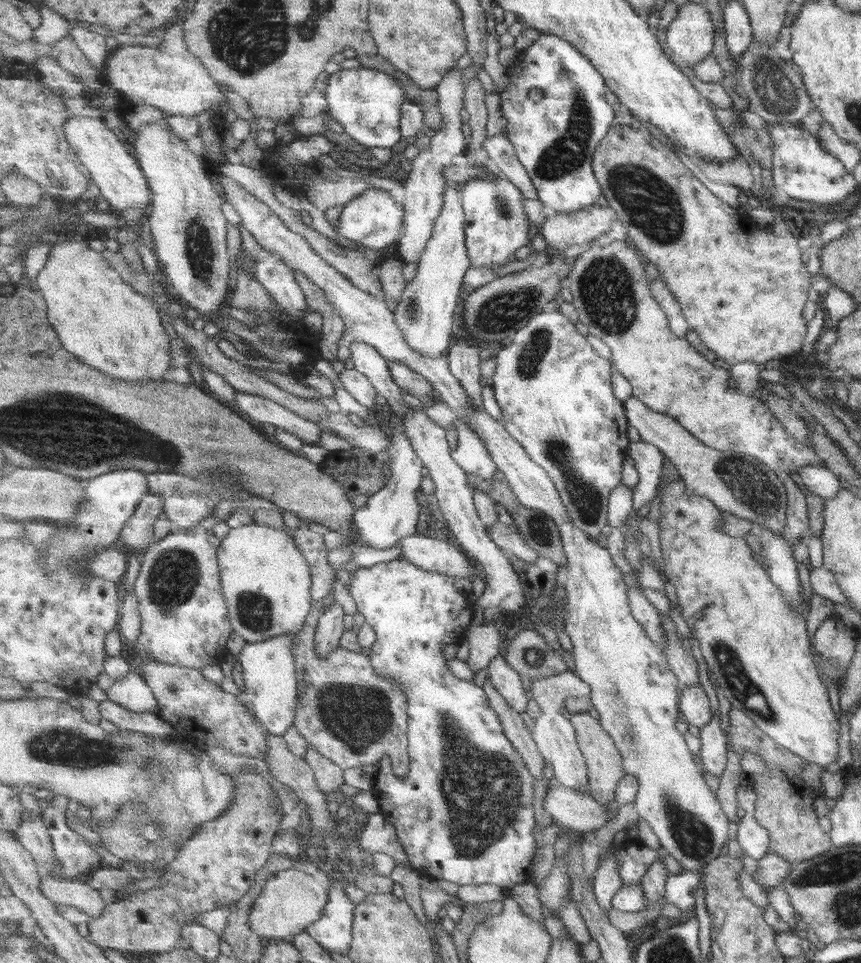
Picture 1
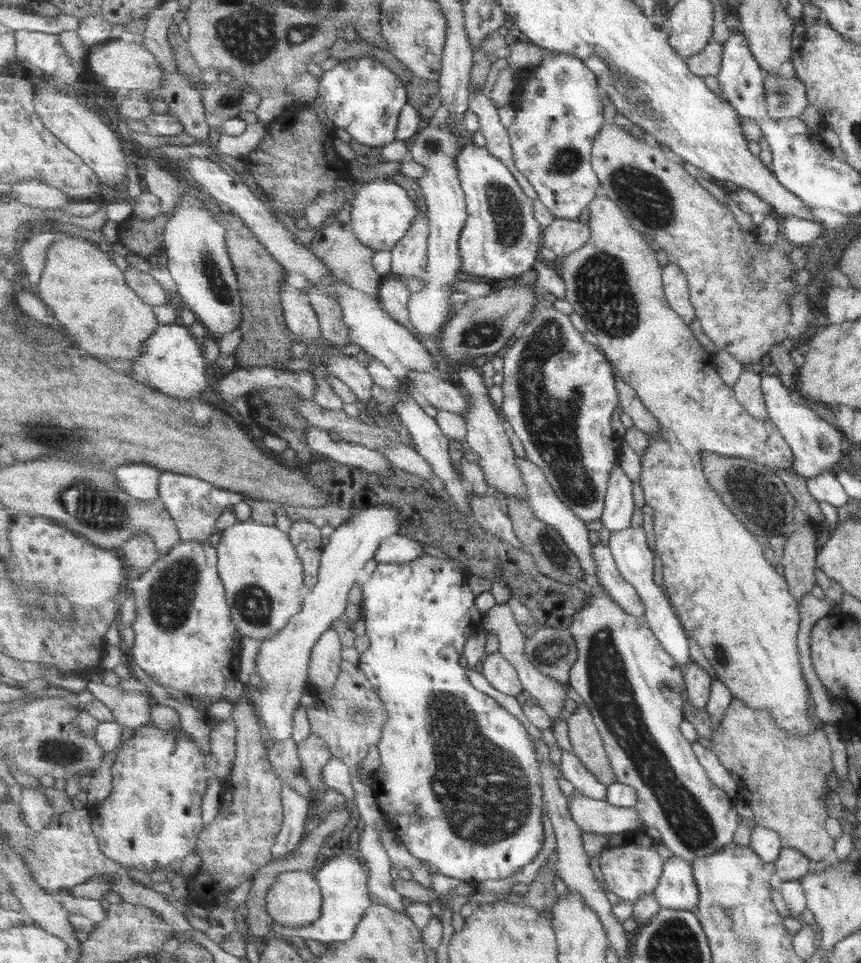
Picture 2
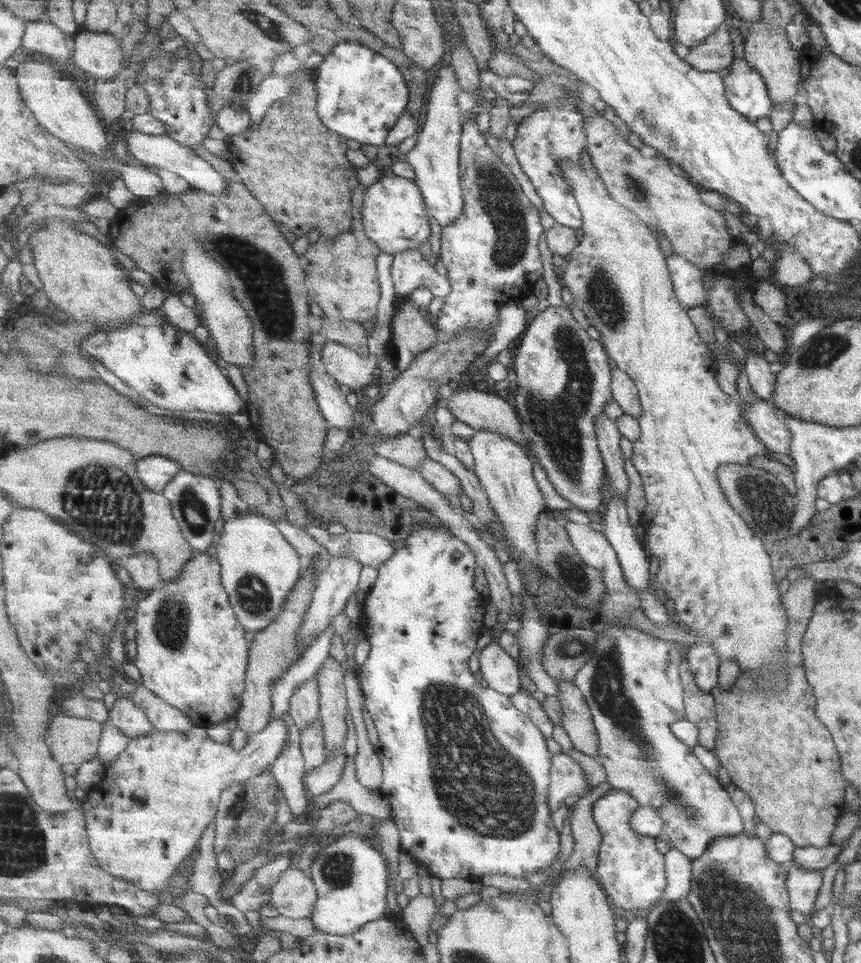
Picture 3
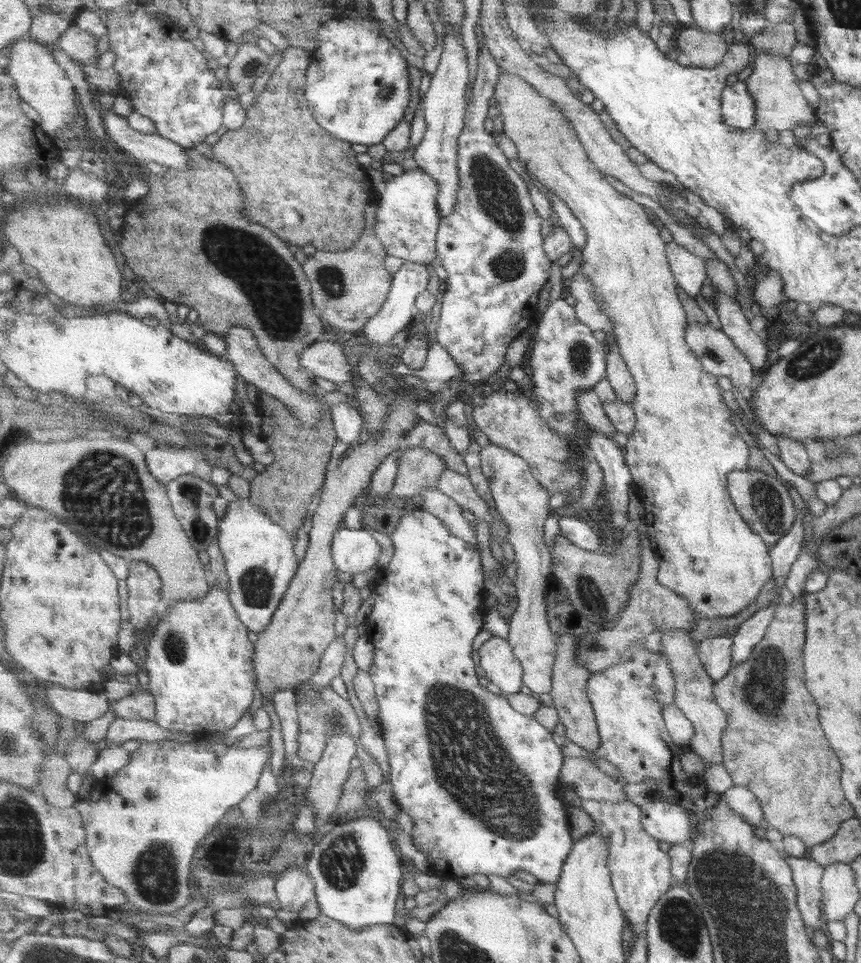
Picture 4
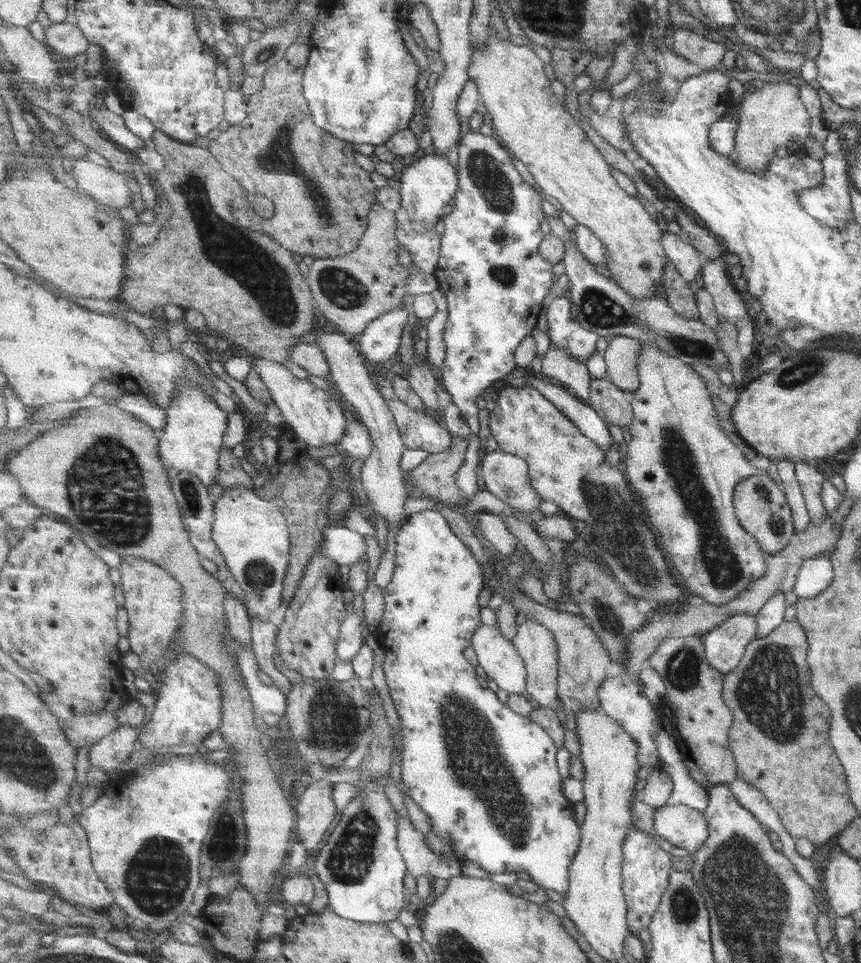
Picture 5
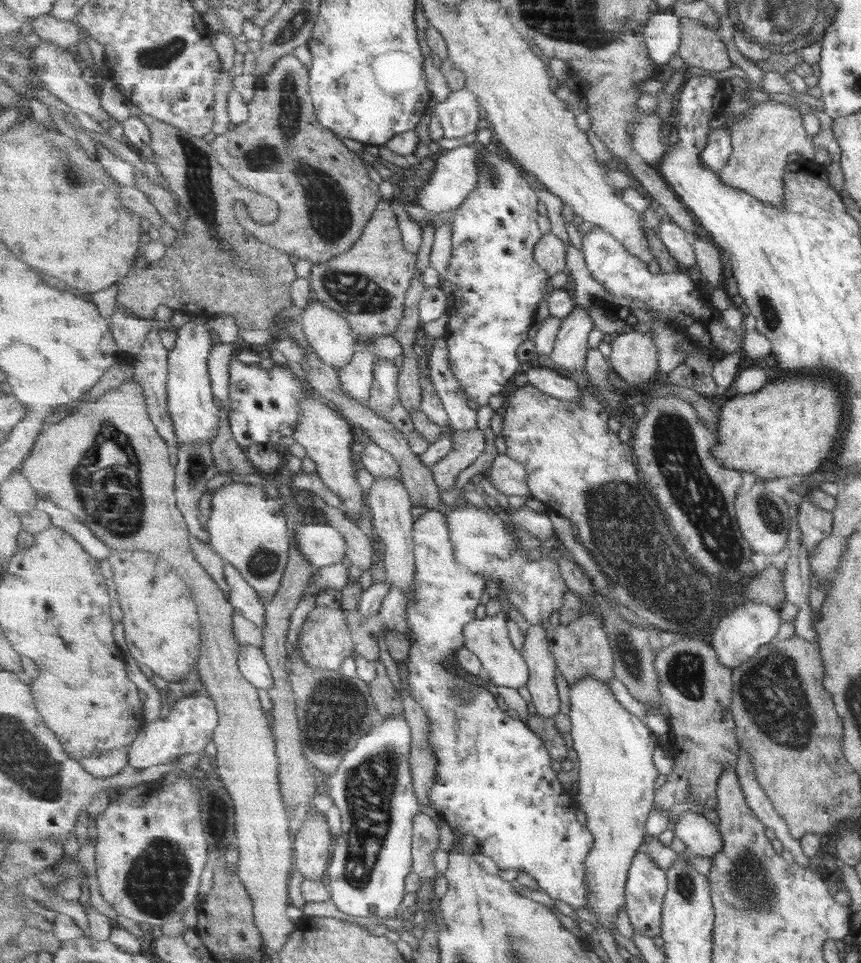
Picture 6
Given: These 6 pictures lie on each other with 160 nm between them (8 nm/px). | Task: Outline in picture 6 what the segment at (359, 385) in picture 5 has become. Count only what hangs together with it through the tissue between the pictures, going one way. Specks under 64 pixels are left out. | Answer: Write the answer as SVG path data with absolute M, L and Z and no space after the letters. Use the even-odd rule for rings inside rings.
M314 297L299 321L309 344L324 363L337 370L346 367L355 352L357 335L334 308ZM375 478L365 500L372 514L373 531L384 543L383 559L386 577L389 578L393 586L399 587L402 593L414 590L416 556L411 508L415 504L411 500L410 492L399 478Z

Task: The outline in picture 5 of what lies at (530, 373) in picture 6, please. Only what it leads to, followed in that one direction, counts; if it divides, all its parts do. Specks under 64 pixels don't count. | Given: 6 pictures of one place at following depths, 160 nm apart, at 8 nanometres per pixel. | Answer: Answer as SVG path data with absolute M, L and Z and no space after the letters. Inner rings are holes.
M527 375L527 384L539 389L547 400L556 404L591 440L594 440L606 453L613 444L613 436L607 430L604 418L575 393L571 394L562 385L556 386L534 376Z

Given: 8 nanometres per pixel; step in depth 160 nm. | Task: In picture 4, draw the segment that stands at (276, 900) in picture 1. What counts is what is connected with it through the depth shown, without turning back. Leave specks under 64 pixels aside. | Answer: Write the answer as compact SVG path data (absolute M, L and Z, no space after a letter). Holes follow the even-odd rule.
M289 869L278 878L276 894L283 910L300 913L313 899L317 899L316 884L303 869Z

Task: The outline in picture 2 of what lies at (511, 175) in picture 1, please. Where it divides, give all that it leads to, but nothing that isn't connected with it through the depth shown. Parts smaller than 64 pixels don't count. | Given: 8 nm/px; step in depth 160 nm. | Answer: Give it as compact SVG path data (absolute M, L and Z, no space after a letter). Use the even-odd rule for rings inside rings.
M471 86L469 102L470 114L475 117L479 131L485 136L486 149L495 158L502 160L507 168L511 169L515 179L533 201L538 200L536 189L517 168L508 128L501 124L499 112L497 112L498 108L494 105L492 98L487 98L482 93L473 93L473 86Z

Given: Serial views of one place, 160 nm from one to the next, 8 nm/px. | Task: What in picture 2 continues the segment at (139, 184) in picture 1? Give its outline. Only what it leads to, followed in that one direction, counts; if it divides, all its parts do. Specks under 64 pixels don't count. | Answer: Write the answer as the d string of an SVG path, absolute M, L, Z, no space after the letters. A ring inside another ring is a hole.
M47 79L34 86L35 110L39 112L43 124L55 133L71 150L82 156L88 165L97 173L104 187L112 187L116 191L125 191L127 186L127 156L123 151L121 139L111 130L105 118L91 106L84 107L77 97L63 94L54 84L49 84Z

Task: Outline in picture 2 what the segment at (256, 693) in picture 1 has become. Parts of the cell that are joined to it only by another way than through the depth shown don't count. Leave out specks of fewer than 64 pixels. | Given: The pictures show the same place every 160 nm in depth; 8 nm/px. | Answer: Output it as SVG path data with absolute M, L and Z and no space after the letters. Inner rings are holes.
M376 504L353 514L342 525L339 524L324 548L318 583L307 589L303 596L302 611L292 616L290 623L282 631L261 641L255 669L261 682L260 716L267 725L271 739L292 739L294 712L301 706L303 691L310 684L310 661L314 646L334 626L337 619L344 618L349 592L359 581L362 568L376 557L386 538L398 534L399 523L400 512L396 506Z

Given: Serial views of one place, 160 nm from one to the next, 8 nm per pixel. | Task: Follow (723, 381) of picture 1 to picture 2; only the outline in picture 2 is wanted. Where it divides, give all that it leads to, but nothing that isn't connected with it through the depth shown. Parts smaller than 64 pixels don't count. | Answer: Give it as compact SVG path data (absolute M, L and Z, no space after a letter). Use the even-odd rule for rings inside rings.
M607 197L595 198L589 204L590 218L588 224L591 225L591 238L583 248L563 257L561 263L560 275L563 277L567 287L566 300L572 305L576 314L579 314L588 327L588 332L596 336L597 345L606 353L606 357L610 363L614 365L615 372L618 377L623 379L627 384L630 384L639 395L639 398L644 402L646 407L659 419L660 434L658 437L649 436L648 448L642 454L642 479L640 480L642 489L646 494L646 504L654 509L654 532L656 536L655 545L657 554L660 556L663 566L663 581L665 591L667 592L674 610L678 614L684 629L688 632L696 642L697 646L704 653L705 658L714 668L719 682L729 690L731 698L741 700L743 704L751 709L769 711L771 720L775 724L777 730L789 734L789 736L805 736L813 732L813 723L808 718L808 710L811 710L812 700L809 698L809 690L806 681L803 678L801 668L799 666L798 654L796 649L796 634L798 631L798 622L800 619L797 603L788 593L785 579L780 576L773 566L766 560L762 545L758 543L750 531L743 526L740 520L737 520L729 509L721 502L719 493L711 486L710 480L703 468L703 456L706 450L716 452L721 456L735 456L747 461L753 461L756 464L765 465L769 469L792 469L793 456L787 443L775 427L774 424L766 418L766 420L755 420L746 409L742 407L734 396L734 391L731 386L727 386L719 376L717 367L714 366L713 354L699 342L699 339L691 332L691 328L683 322L683 318L671 308L670 302L666 297L664 289L663 267L659 266L657 258L655 258L655 248L651 250L651 246L647 244L647 240L643 238L641 232L637 232L629 218L623 214L623 210Z

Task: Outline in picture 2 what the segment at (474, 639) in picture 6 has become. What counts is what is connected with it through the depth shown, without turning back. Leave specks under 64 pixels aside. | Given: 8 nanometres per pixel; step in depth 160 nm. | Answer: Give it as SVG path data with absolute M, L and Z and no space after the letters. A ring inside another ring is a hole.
M500 652L483 657L482 664L481 674L497 691L512 697L526 695L514 665Z

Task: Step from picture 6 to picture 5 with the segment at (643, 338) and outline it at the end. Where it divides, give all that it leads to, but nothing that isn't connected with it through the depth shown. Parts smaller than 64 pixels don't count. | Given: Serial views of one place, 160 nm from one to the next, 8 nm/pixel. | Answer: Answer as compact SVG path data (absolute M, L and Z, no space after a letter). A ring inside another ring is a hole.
M629 336L613 337L604 352L607 378L629 395L642 386L638 371L640 352L642 342Z

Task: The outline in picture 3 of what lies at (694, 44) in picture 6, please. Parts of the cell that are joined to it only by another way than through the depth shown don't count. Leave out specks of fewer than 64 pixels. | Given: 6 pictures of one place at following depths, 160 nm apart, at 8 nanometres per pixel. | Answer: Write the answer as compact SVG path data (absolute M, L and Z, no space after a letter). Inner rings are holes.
M720 24L718 31L698 45L689 48L686 61L701 72L718 72L729 67L732 61L732 44L727 25Z

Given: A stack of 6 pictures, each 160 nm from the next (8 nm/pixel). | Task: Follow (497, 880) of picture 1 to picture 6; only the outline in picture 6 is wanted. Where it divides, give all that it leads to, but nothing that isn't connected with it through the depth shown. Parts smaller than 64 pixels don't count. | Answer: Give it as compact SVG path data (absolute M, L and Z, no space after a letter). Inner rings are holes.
M427 511L414 521L414 553L414 590L405 592L408 598L407 618L414 638L413 643L409 639L405 680L413 698L429 715L429 742L439 757L436 783L427 795L431 800L432 813L443 818L452 830L476 836L481 842L481 853L489 856L499 870L529 873L551 898L562 900L572 908L586 908L590 898L586 862L596 838L586 825L577 820L579 805L567 794L557 778L557 772L551 768L553 759L543 739L523 720L515 720L503 712L491 692L468 683L463 676L455 674L455 668L451 668L457 666L455 652L465 646L464 628L475 620L475 610L481 604L487 582L480 574L466 570L455 558L446 514L441 511Z

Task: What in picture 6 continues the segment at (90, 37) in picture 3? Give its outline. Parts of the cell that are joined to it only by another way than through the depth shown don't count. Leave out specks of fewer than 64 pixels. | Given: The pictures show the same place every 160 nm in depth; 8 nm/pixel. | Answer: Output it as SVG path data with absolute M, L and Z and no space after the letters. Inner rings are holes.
M53 14L27 18L27 21L41 40L54 42L66 49L79 44L81 40L79 24L77 25L76 21L64 21Z

